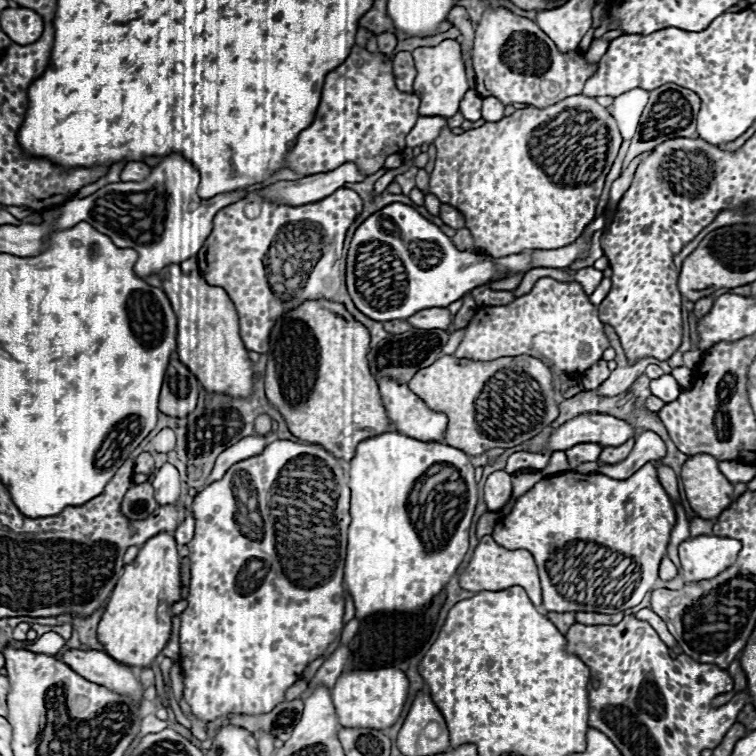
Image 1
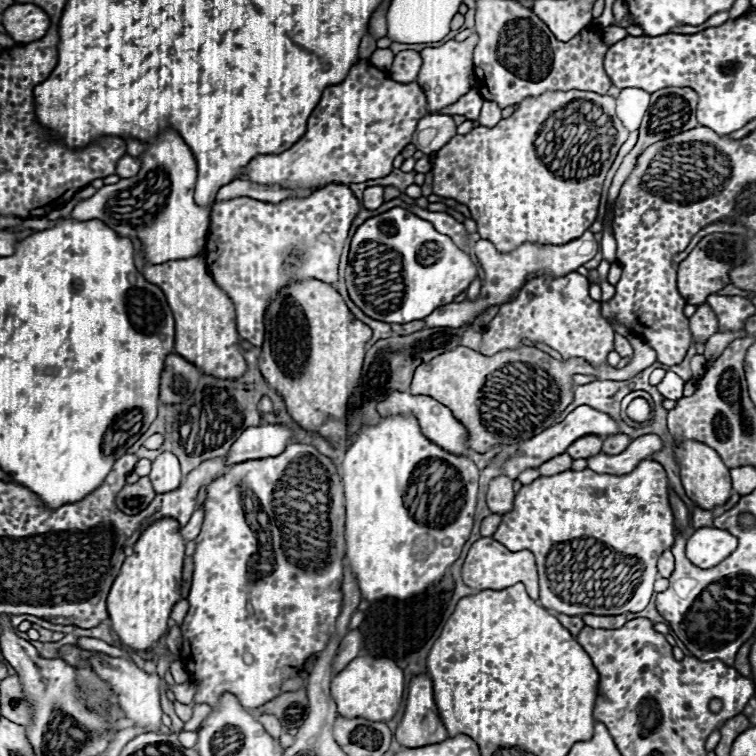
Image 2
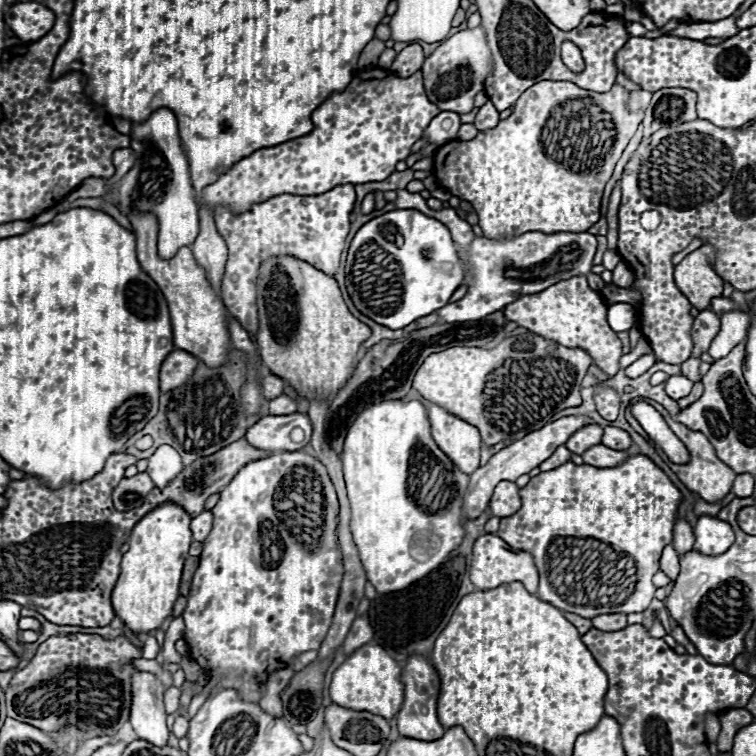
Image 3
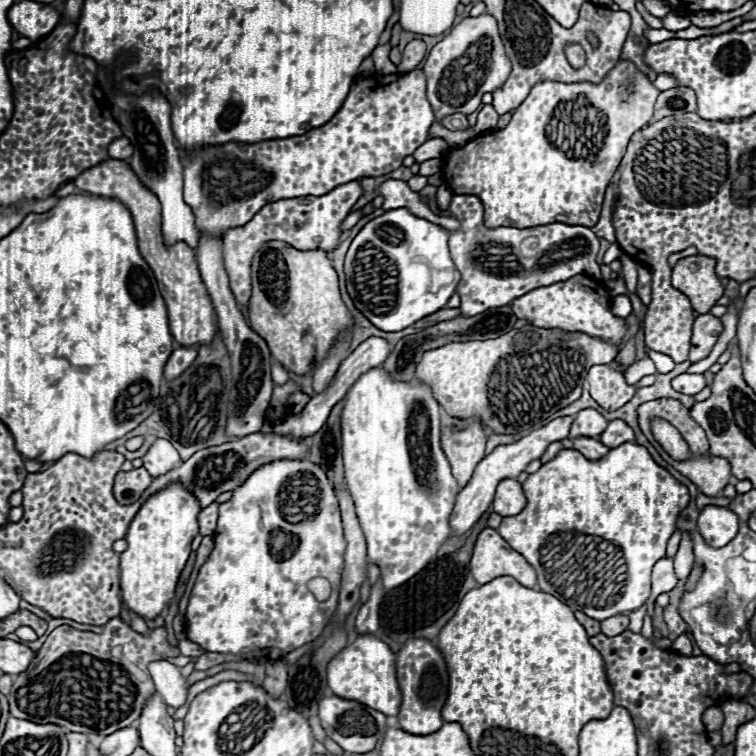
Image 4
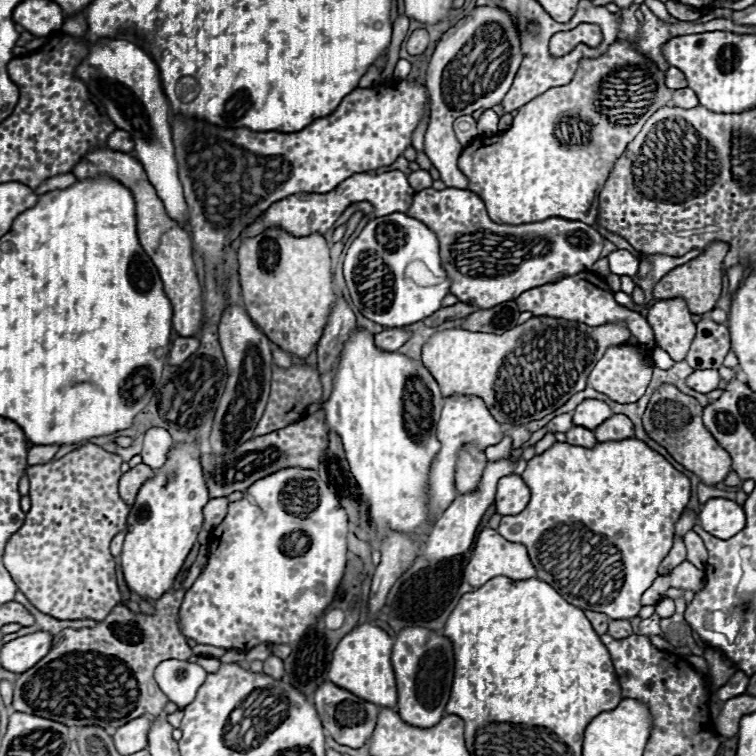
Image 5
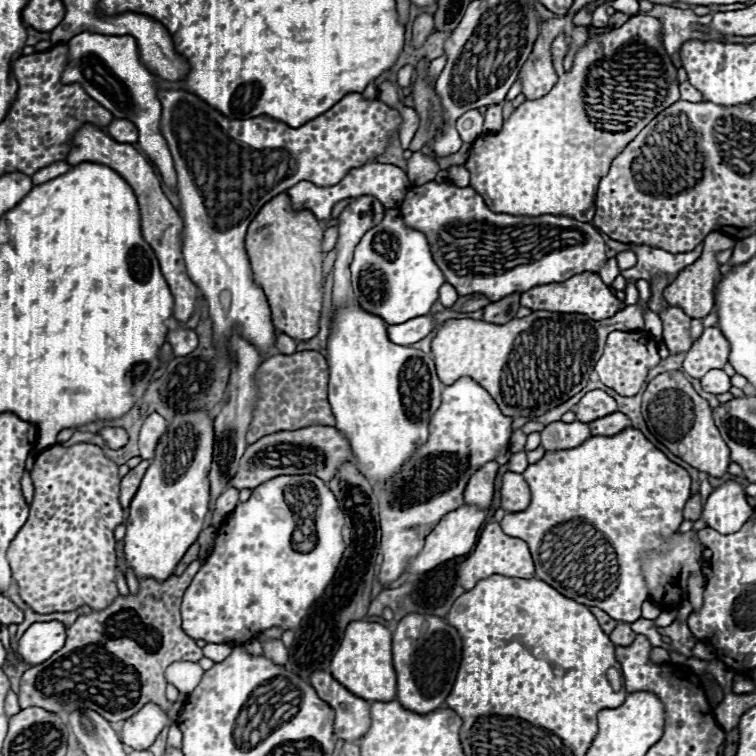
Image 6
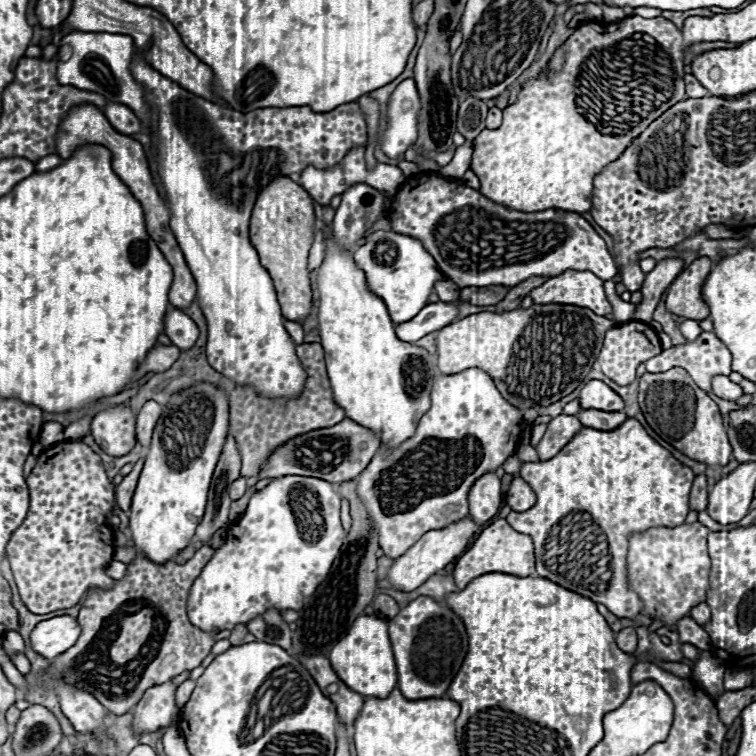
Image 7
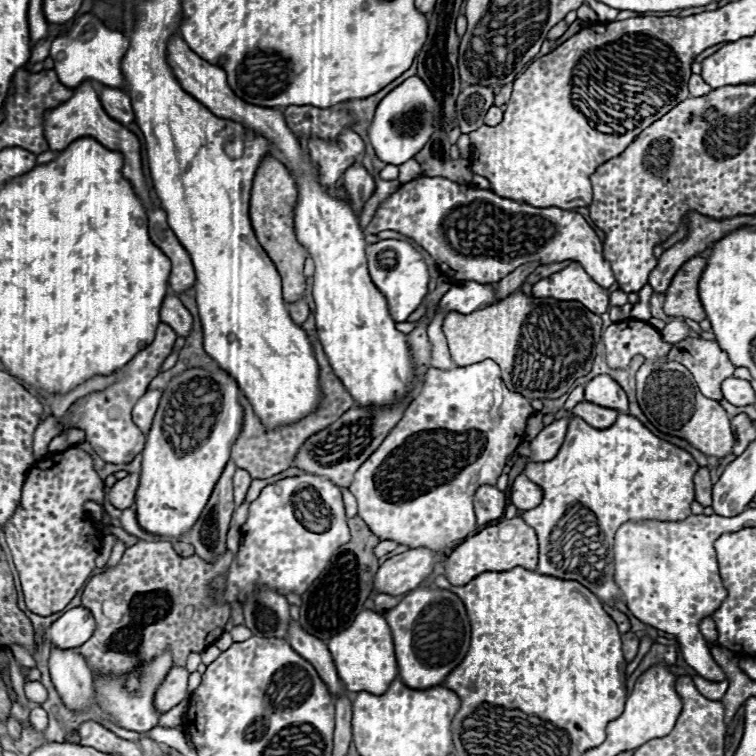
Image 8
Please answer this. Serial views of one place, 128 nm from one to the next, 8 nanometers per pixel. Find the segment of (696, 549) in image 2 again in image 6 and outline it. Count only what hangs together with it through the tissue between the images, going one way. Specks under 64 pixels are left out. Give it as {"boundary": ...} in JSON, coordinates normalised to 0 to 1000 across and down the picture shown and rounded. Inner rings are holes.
{"boundary":[[[960,635],[937,656],[929,685],[939,698],[968,706],[976,704],[995,680],[995,669],[987,664],[984,640],[976,635]]]}

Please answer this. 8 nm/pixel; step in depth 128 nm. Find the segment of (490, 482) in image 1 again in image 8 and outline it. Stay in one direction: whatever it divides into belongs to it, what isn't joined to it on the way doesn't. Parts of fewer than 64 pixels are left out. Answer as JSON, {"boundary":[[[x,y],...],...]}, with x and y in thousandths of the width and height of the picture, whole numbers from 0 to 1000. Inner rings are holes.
{"boundary":[[[688,627],[688,630],[680,635],[680,640],[677,640],[675,664],[677,664],[685,675],[696,677],[696,675],[709,672],[709,669],[714,667],[717,656],[720,656],[720,653],[717,653],[717,646],[714,646],[712,640],[706,640],[704,635],[698,635],[693,627]]]}

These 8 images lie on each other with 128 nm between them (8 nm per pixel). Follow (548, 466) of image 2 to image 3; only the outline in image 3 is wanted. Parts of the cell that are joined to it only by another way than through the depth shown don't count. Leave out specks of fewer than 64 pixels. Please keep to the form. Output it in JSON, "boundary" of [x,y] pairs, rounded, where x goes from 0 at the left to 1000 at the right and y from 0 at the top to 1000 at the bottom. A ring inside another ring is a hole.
{"boundary":[[[741,590],[741,593],[735,593],[735,598],[733,598],[725,608],[720,608],[720,611],[714,614],[714,622],[717,622],[717,624],[730,622],[730,619],[735,619],[735,616],[741,616],[741,614],[751,611],[751,608],[754,608],[754,598],[751,598],[751,593]]]}

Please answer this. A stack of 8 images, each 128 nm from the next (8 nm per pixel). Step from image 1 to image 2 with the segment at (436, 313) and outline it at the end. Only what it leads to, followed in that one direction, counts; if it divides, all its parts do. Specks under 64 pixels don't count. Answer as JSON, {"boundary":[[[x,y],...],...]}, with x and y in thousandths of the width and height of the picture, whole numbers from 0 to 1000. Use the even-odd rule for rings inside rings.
{"boundary":[[[775,304],[762,317],[754,317],[751,323],[709,323],[709,320],[698,320],[698,323],[690,323],[688,328],[683,328],[677,333],[659,333],[651,320],[632,317],[630,325],[627,325],[627,336],[630,336],[632,349],[635,349],[635,354],[640,360],[640,373],[638,373],[635,389],[627,397],[598,399],[598,402],[582,405],[569,418],[563,418],[561,426],[563,426],[566,434],[579,434],[579,431],[608,434],[608,431],[616,431],[616,429],[627,426],[646,407],[664,405],[664,402],[675,399],[677,389],[683,384],[688,384],[698,373],[698,365],[704,365],[704,362],[712,362],[712,365],[749,365],[751,360],[759,360],[767,352],[772,352],[778,344],[783,344],[788,333],[791,333],[791,323],[788,323],[786,310],[780,304]]]}

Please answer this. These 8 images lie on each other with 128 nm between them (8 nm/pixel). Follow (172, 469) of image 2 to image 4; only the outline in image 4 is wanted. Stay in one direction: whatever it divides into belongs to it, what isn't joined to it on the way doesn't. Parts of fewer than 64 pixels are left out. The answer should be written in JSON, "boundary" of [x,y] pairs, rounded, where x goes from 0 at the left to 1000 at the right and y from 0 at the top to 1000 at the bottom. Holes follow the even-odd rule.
{"boundary":[[[206,579],[204,587],[198,590],[198,595],[188,603],[188,608],[190,608],[190,619],[204,632],[220,627],[222,622],[228,622],[230,616],[238,614],[238,603],[235,603],[233,593],[217,579]]]}

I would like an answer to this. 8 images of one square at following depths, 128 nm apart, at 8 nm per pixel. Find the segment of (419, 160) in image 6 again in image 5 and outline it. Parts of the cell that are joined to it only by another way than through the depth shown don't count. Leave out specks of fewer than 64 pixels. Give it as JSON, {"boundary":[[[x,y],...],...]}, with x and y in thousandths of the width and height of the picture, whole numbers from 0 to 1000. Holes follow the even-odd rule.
{"boundary":[[[550,225],[540,233],[540,241],[542,246],[553,254],[553,251],[561,251],[561,249],[569,249],[571,246],[571,235],[569,235],[569,228],[566,225]]]}

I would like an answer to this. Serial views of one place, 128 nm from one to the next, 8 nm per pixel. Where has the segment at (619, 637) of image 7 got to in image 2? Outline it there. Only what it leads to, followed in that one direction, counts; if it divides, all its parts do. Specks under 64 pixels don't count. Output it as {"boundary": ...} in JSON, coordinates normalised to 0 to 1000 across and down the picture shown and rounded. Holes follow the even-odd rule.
{"boundary":[[[775,812],[772,815],[772,825],[780,831],[820,831],[820,825],[828,823],[825,812],[817,815],[786,815],[786,812]]]}

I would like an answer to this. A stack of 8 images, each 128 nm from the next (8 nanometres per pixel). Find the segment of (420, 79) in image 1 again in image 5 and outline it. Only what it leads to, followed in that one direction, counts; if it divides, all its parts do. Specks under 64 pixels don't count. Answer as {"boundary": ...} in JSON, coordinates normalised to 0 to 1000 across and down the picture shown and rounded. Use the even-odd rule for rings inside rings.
{"boundary":[[[630,8],[582,50],[563,95],[563,116],[569,119],[569,164],[561,180],[561,198],[593,249],[619,249],[619,235],[606,225],[611,193],[598,172],[601,159],[624,151],[627,146],[646,146],[661,138],[677,114],[688,85],[688,42],[677,21],[661,8]]]}

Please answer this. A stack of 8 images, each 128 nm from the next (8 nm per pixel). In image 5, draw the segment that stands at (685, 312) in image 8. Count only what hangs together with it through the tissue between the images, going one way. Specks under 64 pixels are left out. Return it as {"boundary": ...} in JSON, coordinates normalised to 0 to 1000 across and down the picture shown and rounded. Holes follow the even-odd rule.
{"boundary":[[[942,320],[923,341],[892,354],[886,362],[881,362],[865,381],[865,397],[886,397],[886,394],[902,394],[915,415],[934,415],[944,407],[947,397],[952,394],[955,384],[955,344],[963,336],[963,323],[958,320]]]}

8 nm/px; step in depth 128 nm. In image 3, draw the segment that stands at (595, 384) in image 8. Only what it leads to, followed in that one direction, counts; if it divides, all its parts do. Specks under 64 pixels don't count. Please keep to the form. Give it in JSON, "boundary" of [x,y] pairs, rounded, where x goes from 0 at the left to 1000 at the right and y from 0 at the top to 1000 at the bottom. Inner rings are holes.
{"boundary":[[[788,558],[775,561],[772,566],[762,569],[754,577],[754,582],[749,585],[749,593],[754,598],[767,601],[767,598],[772,598],[772,593],[780,593],[783,587],[794,587],[794,577],[796,577],[796,563],[794,561],[788,561]]]}

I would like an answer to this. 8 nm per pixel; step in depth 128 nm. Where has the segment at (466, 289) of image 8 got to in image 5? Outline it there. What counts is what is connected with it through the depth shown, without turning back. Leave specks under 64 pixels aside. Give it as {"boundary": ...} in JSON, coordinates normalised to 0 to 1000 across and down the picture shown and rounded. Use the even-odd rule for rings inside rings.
{"boundary":[[[534,431],[534,434],[513,434],[503,442],[497,442],[495,450],[497,450],[500,460],[505,460],[505,463],[526,463],[529,458],[534,458],[540,452],[542,444],[545,444],[545,439],[537,437],[537,431]]]}

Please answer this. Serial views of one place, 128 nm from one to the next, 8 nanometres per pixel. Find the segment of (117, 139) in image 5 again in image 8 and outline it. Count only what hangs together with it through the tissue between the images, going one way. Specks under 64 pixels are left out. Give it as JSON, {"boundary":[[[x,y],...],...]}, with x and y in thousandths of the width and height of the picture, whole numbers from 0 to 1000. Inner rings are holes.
{"boundary":[[[135,116],[132,135],[151,159],[161,164],[172,164],[177,159],[172,130],[167,122],[159,122],[159,116]]]}

